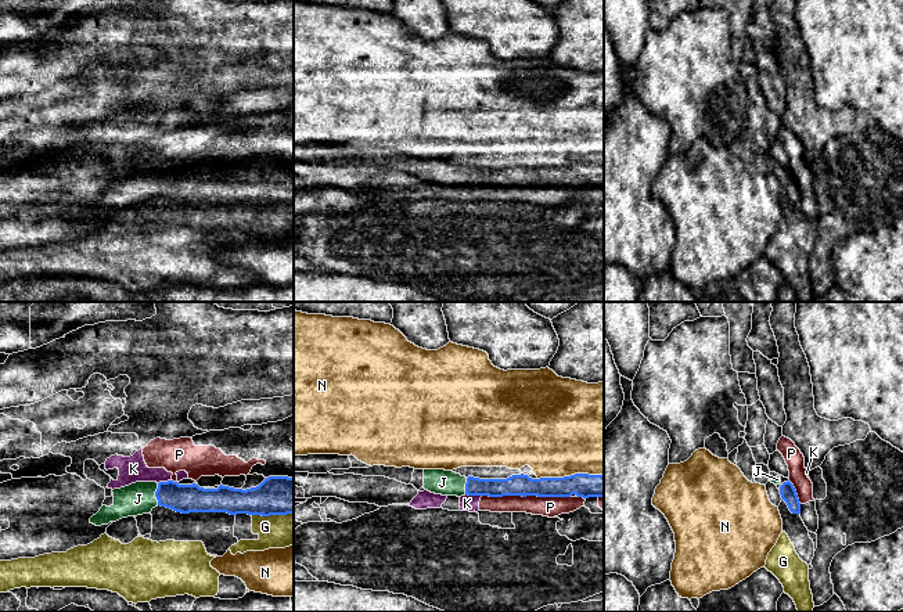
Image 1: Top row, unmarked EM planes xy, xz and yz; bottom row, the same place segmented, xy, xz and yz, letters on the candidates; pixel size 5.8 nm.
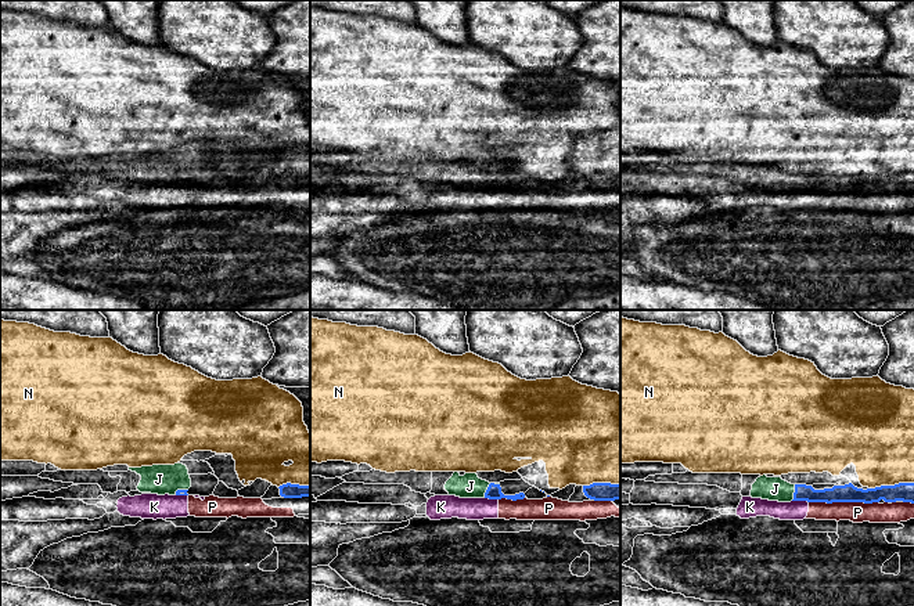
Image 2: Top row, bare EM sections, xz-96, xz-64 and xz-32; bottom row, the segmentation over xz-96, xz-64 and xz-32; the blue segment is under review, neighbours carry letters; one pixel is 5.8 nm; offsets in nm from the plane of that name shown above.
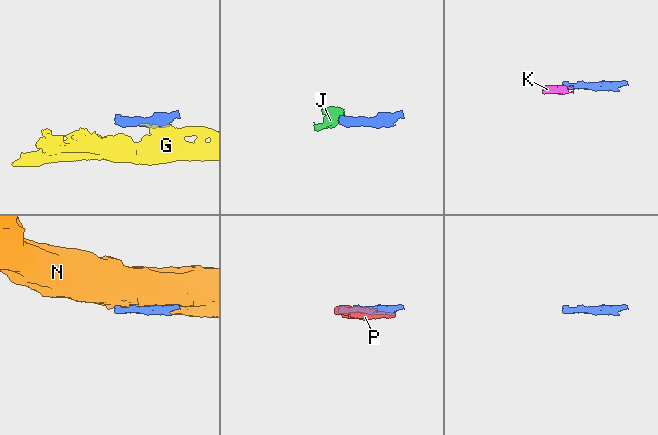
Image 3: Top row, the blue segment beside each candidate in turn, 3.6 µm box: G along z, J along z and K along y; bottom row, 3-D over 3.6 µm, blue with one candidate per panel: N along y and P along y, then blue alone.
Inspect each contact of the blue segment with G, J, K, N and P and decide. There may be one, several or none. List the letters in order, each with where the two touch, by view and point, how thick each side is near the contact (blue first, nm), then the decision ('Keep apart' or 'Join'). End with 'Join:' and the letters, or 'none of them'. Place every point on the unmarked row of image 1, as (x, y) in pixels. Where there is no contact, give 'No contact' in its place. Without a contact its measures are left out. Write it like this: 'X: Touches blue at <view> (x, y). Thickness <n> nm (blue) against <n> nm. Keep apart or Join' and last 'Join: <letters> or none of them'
G: Touches blue at xy (272, 204). Thickness 220 nm (blue) against 190 nm. Keep apart
J: Touches blue at xy (155, 184). Thickness 170 nm (blue) against 190 nm. Join
K: Touches blue at xz (474, 184). Thickness 120 nm (blue) against 100 nm. Keep apart
N: Touches blue at xz (571, 165). Thickness 140 nm (blue) against 500 nm. Keep apart
P: Touches blue at xz (526, 184). Thickness 130 nm (blue) against 120 nm. Keep apart
Join: J

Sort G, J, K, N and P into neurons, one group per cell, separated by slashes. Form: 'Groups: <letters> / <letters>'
Groups: G / J / K P / N

